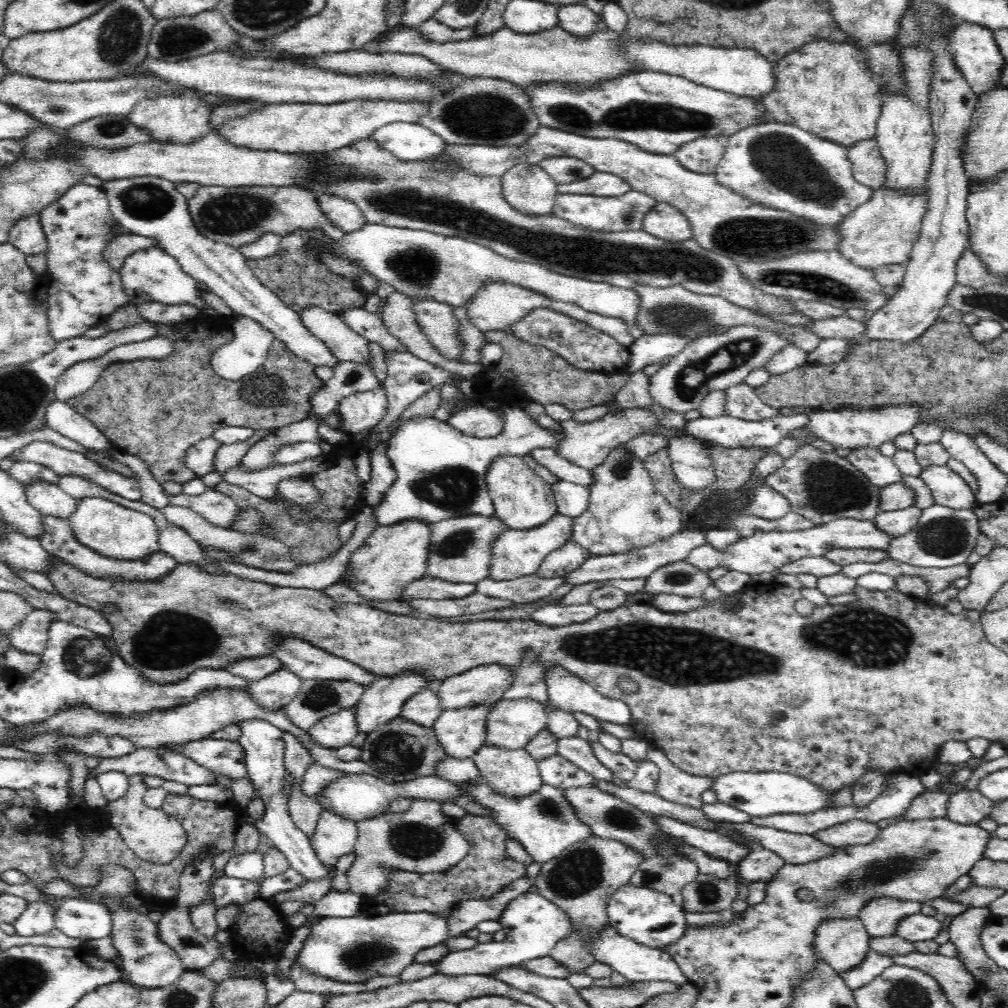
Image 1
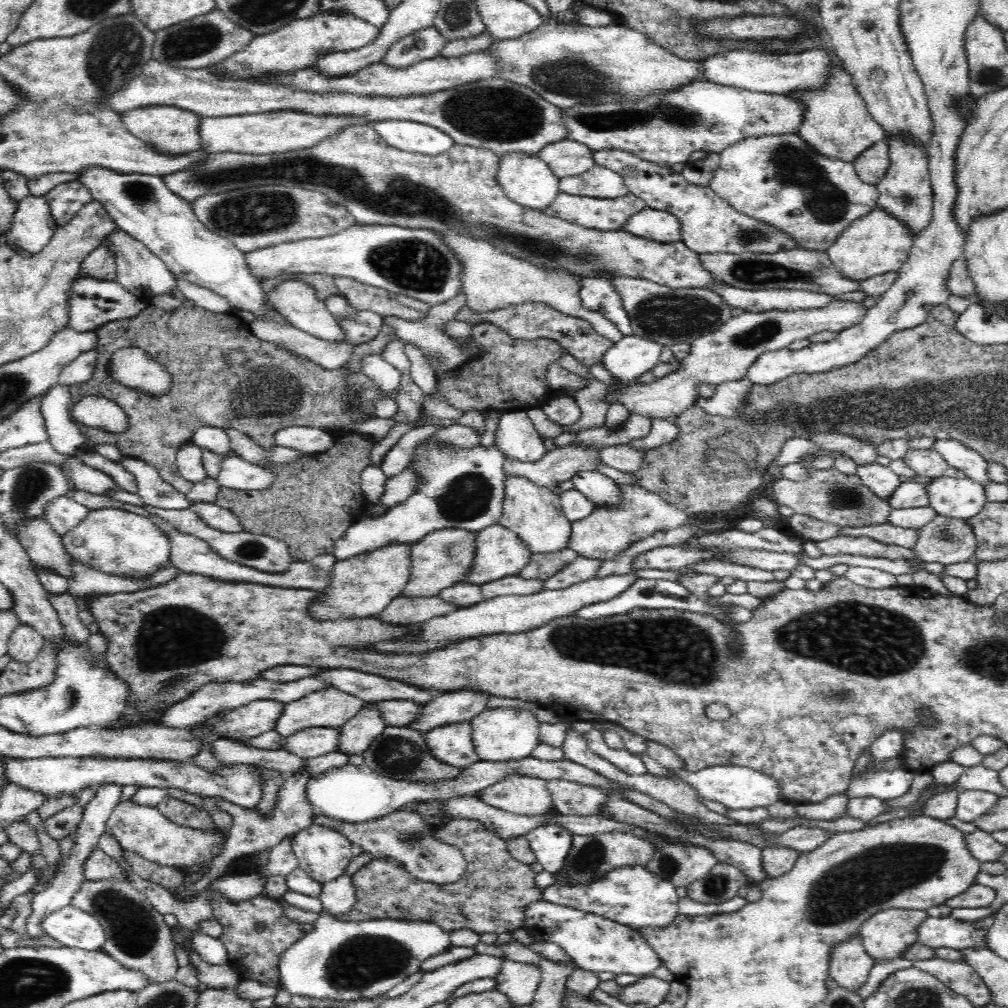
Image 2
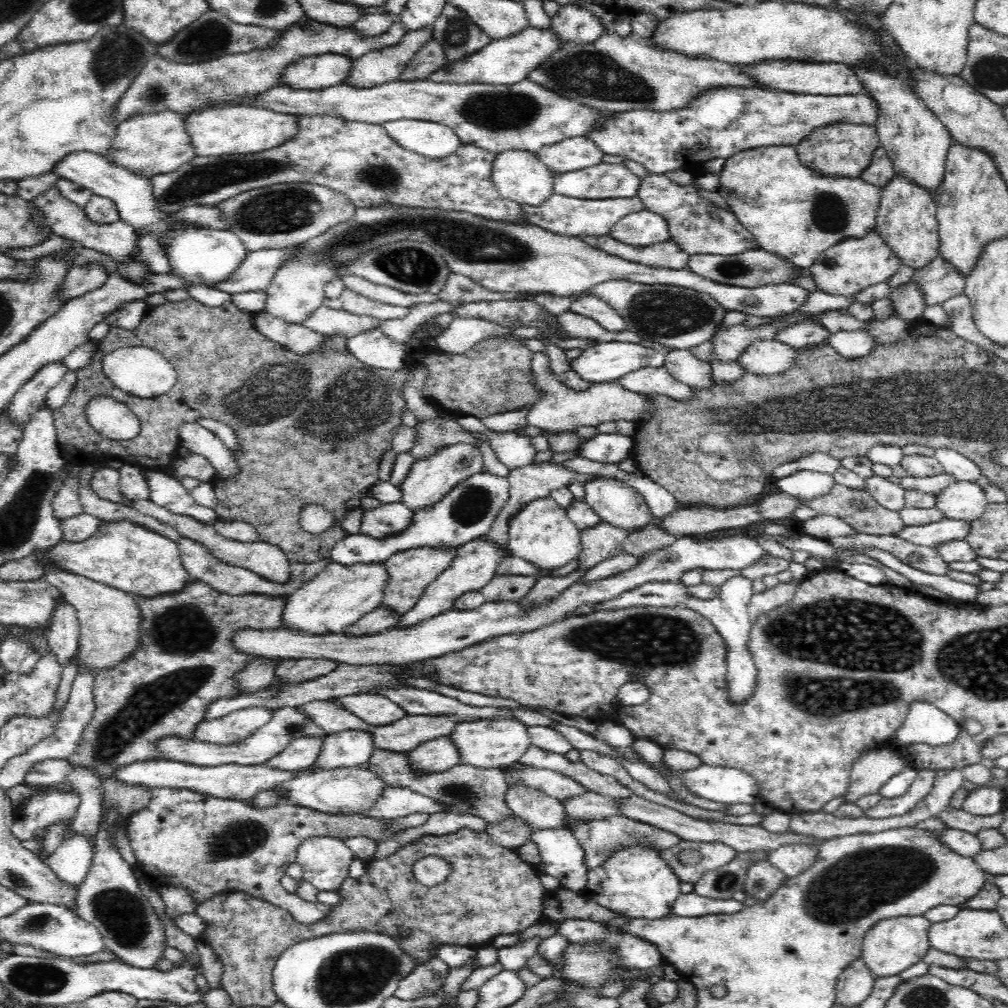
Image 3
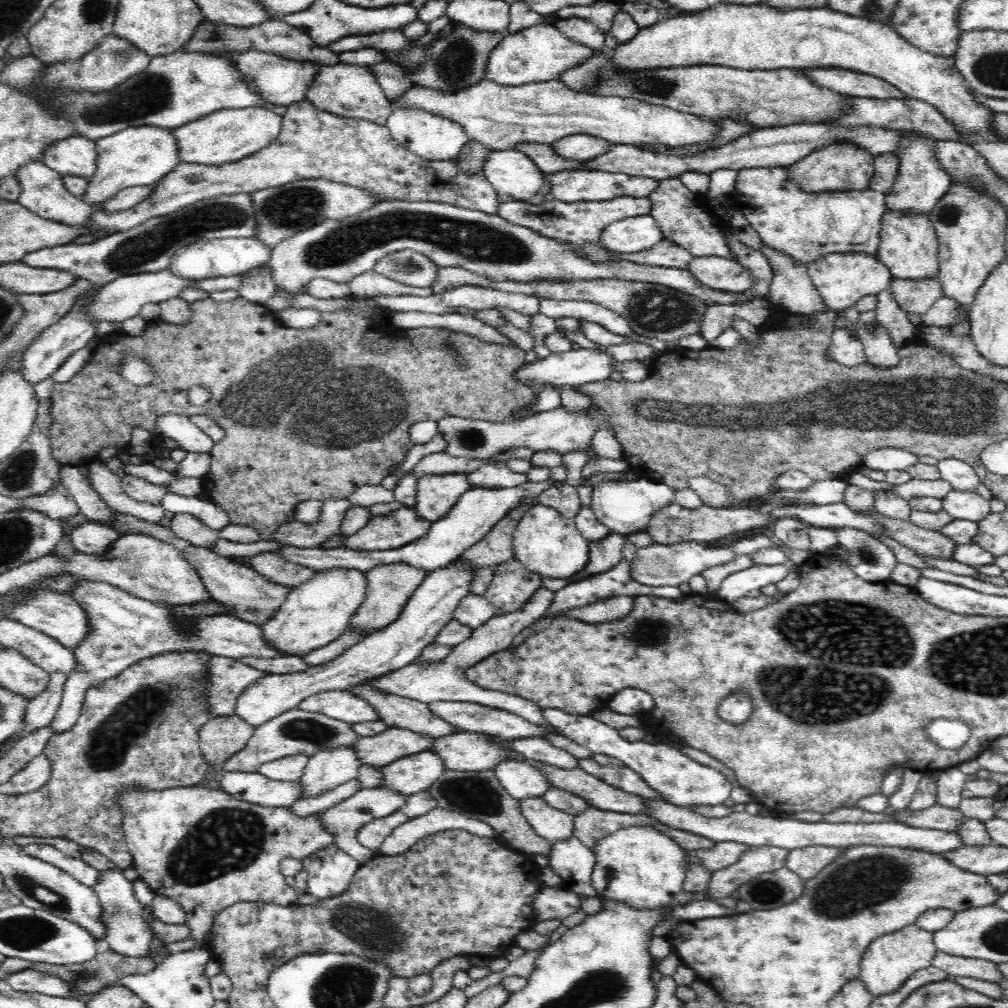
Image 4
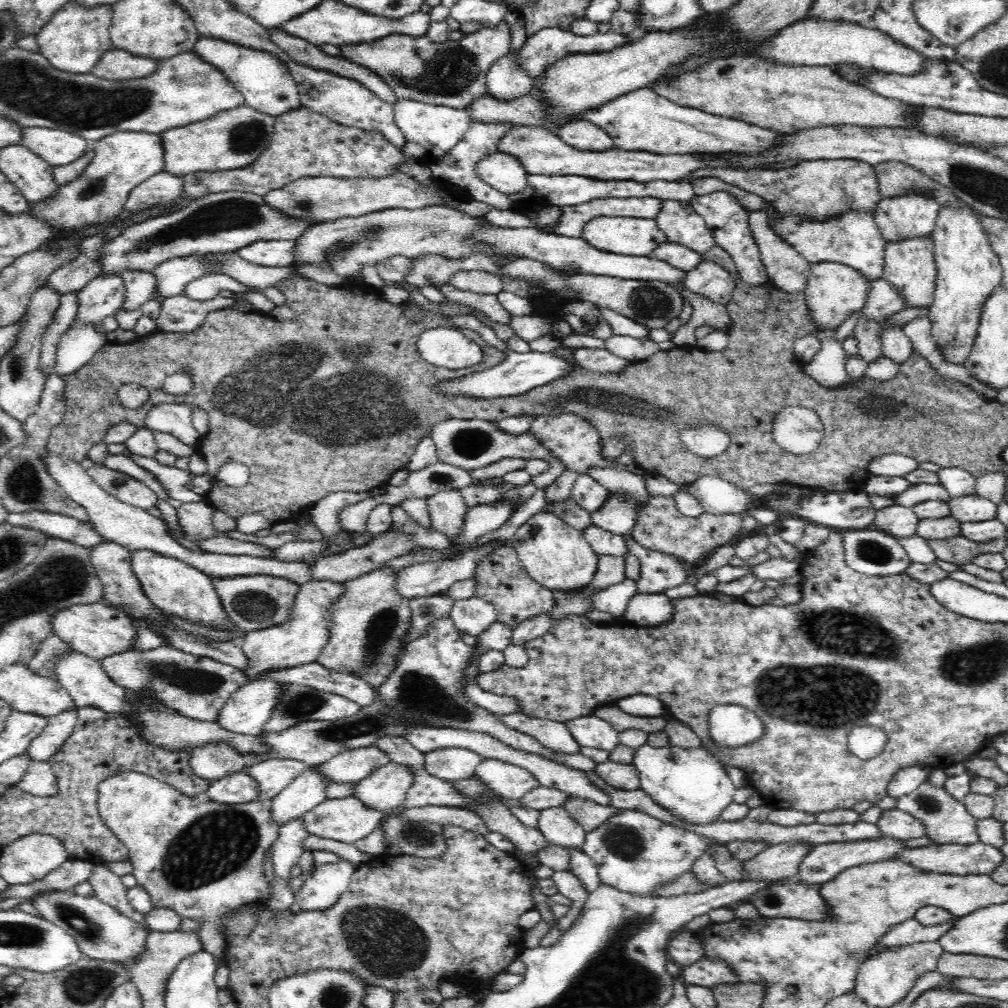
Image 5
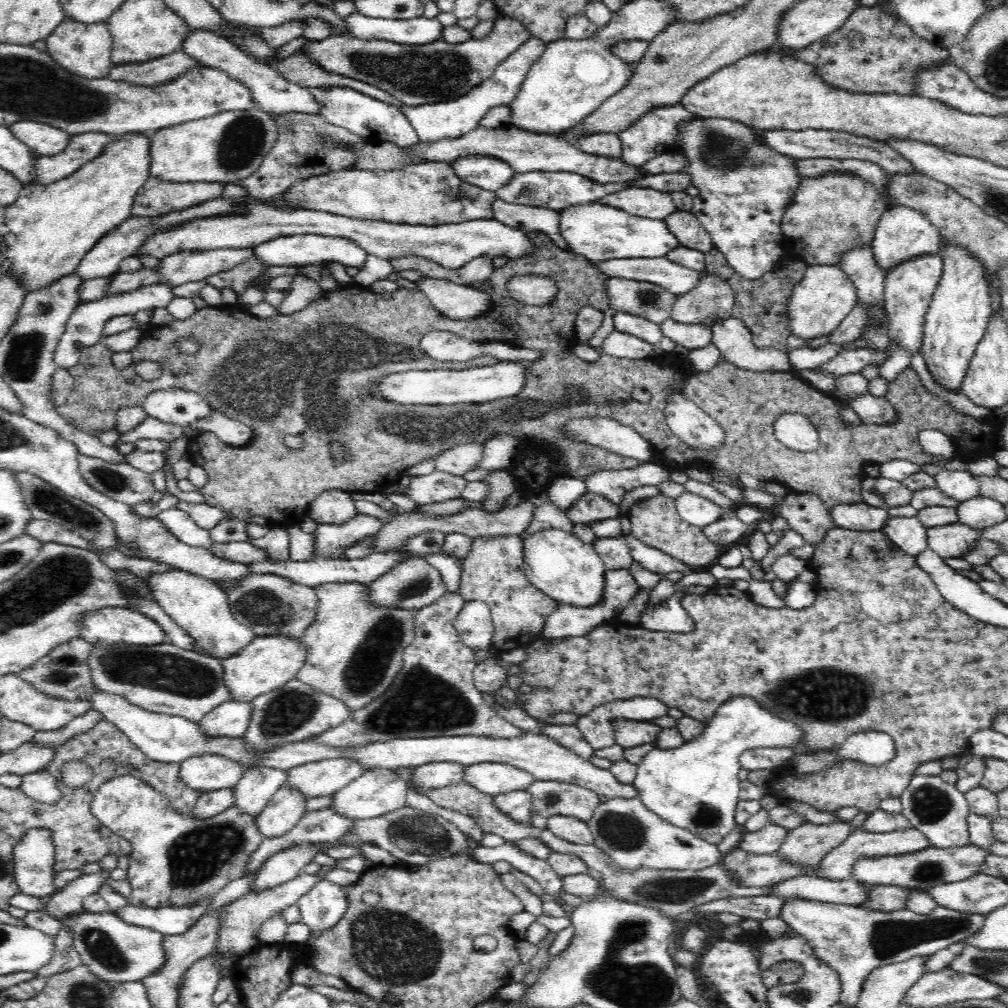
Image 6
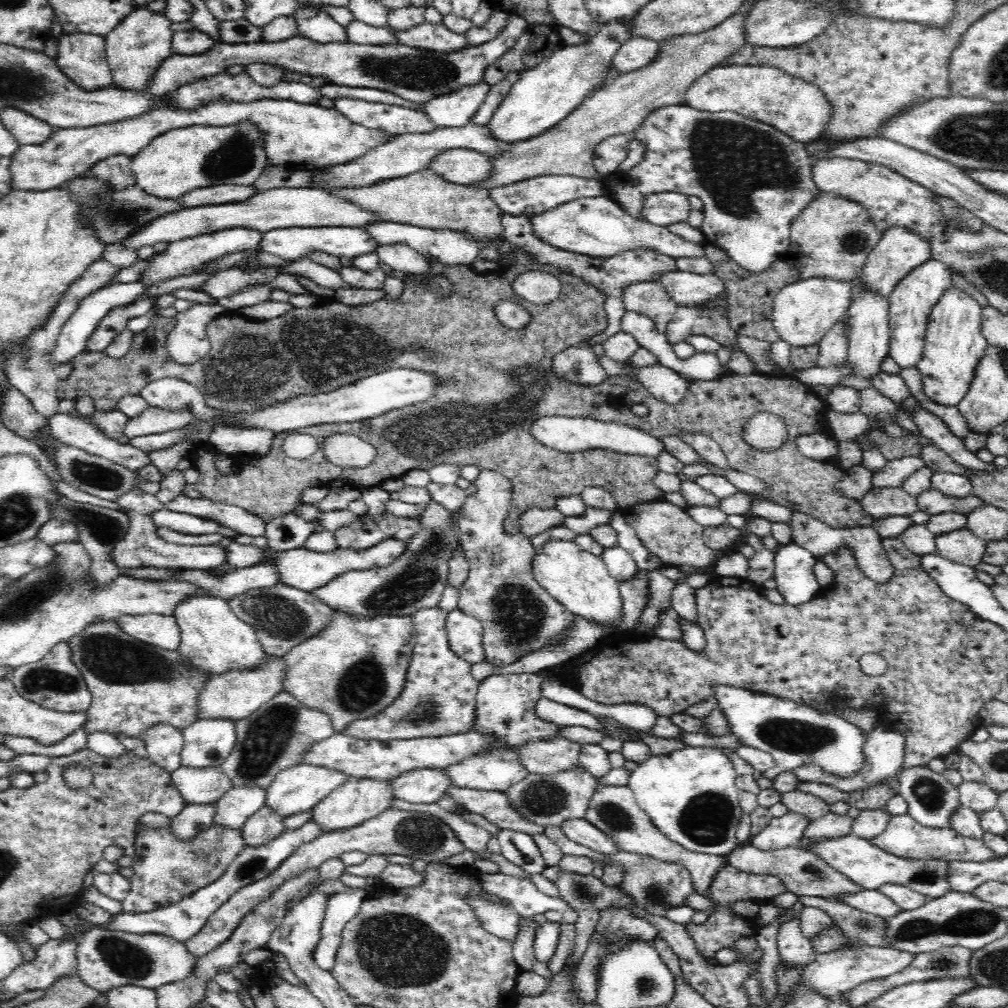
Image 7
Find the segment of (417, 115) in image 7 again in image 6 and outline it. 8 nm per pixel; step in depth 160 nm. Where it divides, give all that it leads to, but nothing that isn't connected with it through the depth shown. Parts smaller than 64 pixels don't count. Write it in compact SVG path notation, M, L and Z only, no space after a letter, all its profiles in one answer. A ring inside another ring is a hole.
M345 86L330 88L308 88L310 94L321 106L320 113L330 123L346 128L354 134L360 135L368 143L392 142L401 148L410 148L419 142L417 132L401 110L388 102L382 102L362 92Z

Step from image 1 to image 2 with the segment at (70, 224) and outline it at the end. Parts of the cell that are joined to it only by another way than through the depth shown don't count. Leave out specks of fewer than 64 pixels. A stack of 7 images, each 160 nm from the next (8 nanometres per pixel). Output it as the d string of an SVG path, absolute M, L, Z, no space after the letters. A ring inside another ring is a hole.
M80 181L64 182L43 196L50 205L58 227L66 226L86 204L93 200L90 189ZM79 273L72 284L69 305L70 327L78 332L90 332L93 336L93 333L104 324L114 320L128 320L134 316L140 316L140 312L145 310L149 303L127 292L126 288L116 280L99 280L90 276L81 276Z

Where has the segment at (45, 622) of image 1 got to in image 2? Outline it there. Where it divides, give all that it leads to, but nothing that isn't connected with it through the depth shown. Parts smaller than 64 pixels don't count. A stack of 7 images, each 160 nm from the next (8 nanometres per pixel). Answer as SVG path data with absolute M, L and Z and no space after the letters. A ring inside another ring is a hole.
M21 623L10 635L8 654L19 663L34 660L44 648L45 638L34 627Z

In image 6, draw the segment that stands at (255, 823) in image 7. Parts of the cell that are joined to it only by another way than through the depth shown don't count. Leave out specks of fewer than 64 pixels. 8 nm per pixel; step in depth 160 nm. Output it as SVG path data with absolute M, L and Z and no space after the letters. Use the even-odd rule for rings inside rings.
M282 786L257 816L256 825L264 838L276 838L290 832L306 811L307 798L291 786Z

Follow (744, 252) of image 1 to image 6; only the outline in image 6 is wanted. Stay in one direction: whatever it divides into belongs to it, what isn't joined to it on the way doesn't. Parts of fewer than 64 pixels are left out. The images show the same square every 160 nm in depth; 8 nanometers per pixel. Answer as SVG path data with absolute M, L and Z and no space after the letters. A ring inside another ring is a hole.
M676 209L671 215L666 216L665 223L681 246L704 254L715 248L710 233L691 211Z

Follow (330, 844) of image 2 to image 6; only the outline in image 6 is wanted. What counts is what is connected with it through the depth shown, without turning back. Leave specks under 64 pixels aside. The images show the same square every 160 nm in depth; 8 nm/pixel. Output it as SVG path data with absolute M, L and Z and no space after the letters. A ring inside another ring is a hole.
M318 880L309 886L307 893L298 899L297 904L302 921L309 927L310 936L317 937L344 916L347 896L343 886L328 880Z

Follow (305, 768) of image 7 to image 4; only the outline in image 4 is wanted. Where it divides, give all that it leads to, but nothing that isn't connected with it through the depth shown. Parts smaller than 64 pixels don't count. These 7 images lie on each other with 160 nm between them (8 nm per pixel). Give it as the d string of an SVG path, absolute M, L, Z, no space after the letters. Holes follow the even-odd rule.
M390 726L382 734L360 737L354 748L363 766L382 768L406 756L432 749L434 742L430 736Z

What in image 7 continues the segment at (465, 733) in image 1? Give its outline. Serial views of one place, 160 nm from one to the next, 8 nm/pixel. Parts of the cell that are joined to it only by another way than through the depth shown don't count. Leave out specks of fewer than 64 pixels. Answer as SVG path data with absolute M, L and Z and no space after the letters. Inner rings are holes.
M353 778L336 788L320 804L314 806L314 809L312 809L312 821L318 823L318 827L322 827L324 832L349 829L389 810L395 800L394 790L390 781Z

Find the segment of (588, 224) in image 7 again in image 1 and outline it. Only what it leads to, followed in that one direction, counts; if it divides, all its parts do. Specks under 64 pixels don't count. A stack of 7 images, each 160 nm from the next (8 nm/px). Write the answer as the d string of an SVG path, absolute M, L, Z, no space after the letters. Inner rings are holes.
M657 203L642 220L642 229L648 234L672 242L692 239L694 231L688 217L674 205Z

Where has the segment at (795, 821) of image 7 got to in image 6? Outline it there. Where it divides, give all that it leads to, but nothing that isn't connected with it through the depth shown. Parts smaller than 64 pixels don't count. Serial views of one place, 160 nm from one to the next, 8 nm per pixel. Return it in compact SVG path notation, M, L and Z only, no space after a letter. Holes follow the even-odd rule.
M768 823L764 828L756 830L756 832L748 832L744 830L741 836L741 841L737 844L737 848L741 848L750 854L772 854L782 846L788 829Z

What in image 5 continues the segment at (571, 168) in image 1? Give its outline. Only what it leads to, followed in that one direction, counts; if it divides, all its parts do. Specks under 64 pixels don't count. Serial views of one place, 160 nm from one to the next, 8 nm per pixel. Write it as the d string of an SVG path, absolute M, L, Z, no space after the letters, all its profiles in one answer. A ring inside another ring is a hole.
M589 120L570 122L557 129L556 133L560 140L583 151L600 152L615 147L608 133Z

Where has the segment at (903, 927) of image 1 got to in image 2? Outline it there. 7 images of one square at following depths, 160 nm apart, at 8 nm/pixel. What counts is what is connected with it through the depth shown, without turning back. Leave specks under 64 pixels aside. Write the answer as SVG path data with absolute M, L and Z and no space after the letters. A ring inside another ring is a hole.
M928 915L917 928L918 942L930 948L946 947L962 950L963 948L977 949L987 947L987 930L982 930L970 921L959 921L951 916L936 918Z

